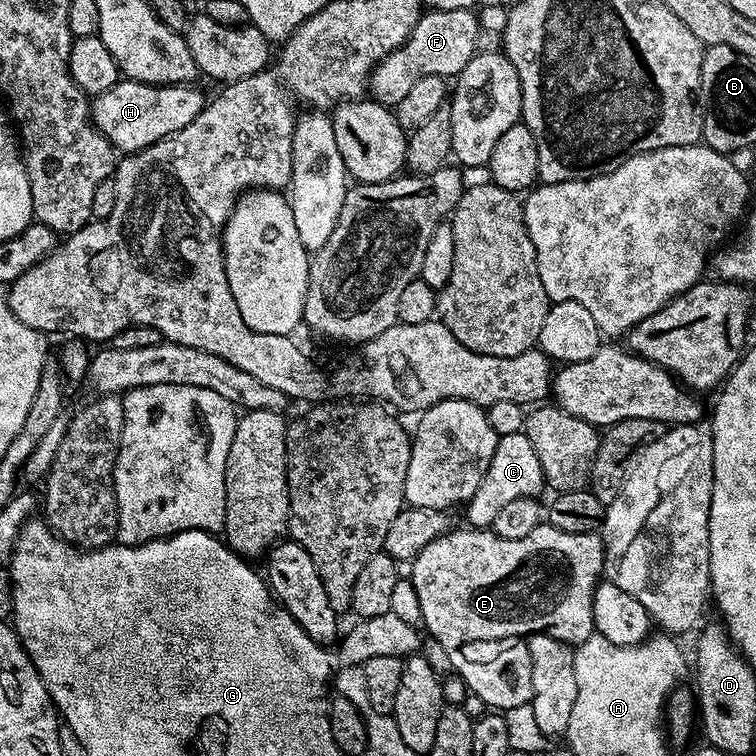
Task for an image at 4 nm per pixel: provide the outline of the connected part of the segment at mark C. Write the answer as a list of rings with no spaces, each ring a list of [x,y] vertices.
[[[524,431],[518,434],[506,434],[500,437],[494,458],[490,460],[490,466],[486,470],[478,490],[474,490],[471,500],[466,505],[467,523],[473,528],[491,529],[492,523],[511,504],[516,504],[519,500],[526,499],[527,496],[536,496],[540,491],[545,491],[545,488],[546,481],[542,462],[538,462],[538,453],[535,452],[534,446],[530,446],[530,438]]]

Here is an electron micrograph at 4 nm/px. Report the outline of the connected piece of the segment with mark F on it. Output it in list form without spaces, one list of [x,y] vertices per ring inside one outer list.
[[[471,8],[462,10],[428,10],[421,15],[414,26],[412,37],[398,50],[394,50],[372,72],[368,79],[368,92],[371,99],[380,104],[394,106],[406,98],[406,94],[421,78],[443,76],[455,78],[478,51],[482,29],[477,13]]]

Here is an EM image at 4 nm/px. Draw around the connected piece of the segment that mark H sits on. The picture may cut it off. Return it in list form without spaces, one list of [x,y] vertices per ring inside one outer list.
[[[121,78],[110,90],[91,101],[91,123],[116,150],[124,154],[141,152],[146,146],[190,126],[204,108],[206,95],[191,83],[143,84],[137,80]]]

